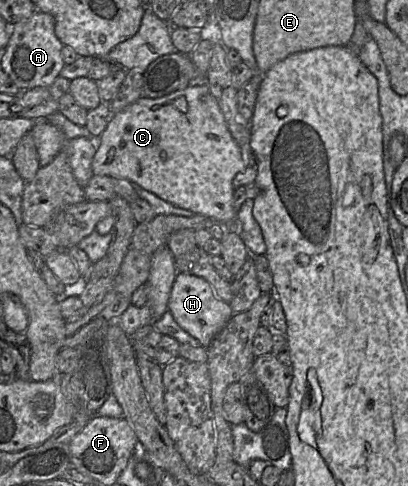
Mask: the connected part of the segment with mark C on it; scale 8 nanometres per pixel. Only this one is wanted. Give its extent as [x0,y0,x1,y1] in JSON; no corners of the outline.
[92,84,244,227]

